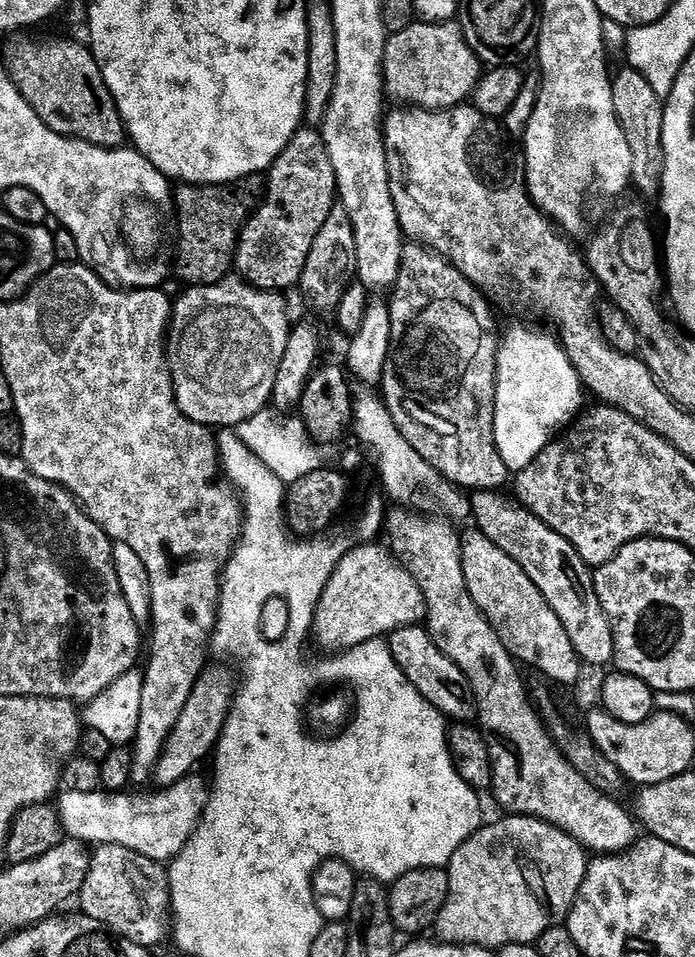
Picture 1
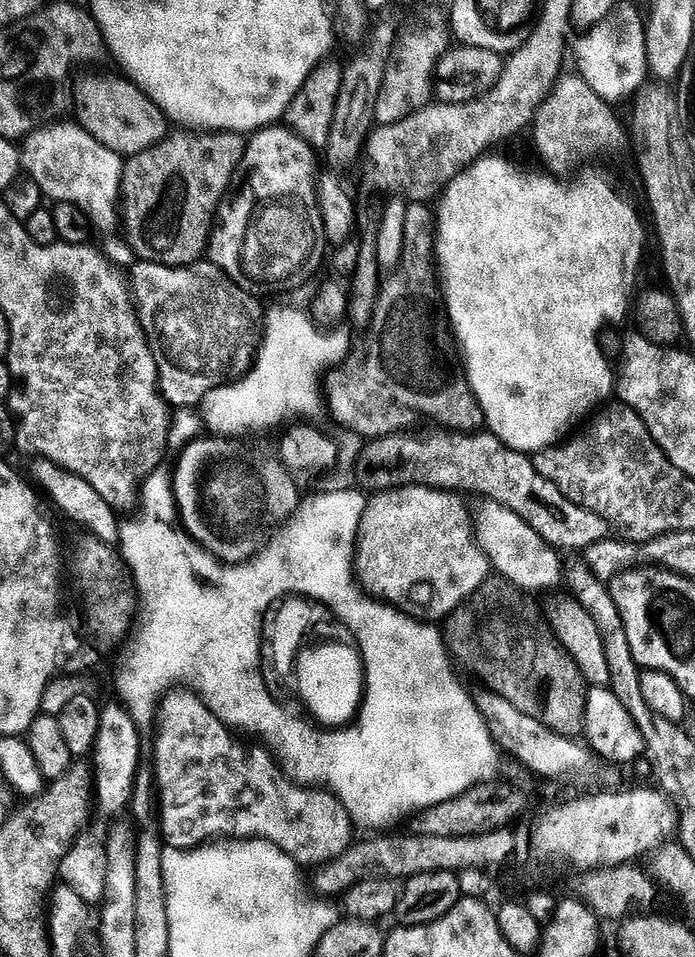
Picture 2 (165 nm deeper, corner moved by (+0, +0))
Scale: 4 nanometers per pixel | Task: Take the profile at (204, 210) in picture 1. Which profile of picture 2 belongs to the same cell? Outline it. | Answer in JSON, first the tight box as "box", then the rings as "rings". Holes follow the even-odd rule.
{"box":[120,130,246,268],"rings":[[[180,130],[177,131],[177,136],[175,134],[169,134],[164,137],[162,142],[158,142],[153,148],[150,150],[142,150],[136,156],[127,157],[126,163],[124,165],[124,177],[122,178],[122,186],[120,187],[120,195],[122,197],[122,228],[123,231],[128,231],[128,236],[126,235],[127,243],[132,245],[132,251],[136,254],[137,261],[147,262],[150,264],[165,264],[166,266],[170,266],[171,268],[185,268],[188,264],[195,264],[197,262],[203,261],[205,259],[207,250],[208,250],[208,238],[212,235],[212,225],[216,219],[216,210],[220,207],[220,202],[224,198],[225,192],[227,192],[228,187],[232,185],[232,175],[238,170],[238,166],[242,162],[242,158],[244,157],[244,146],[246,143],[245,137],[238,132],[199,132],[196,130]]]}

